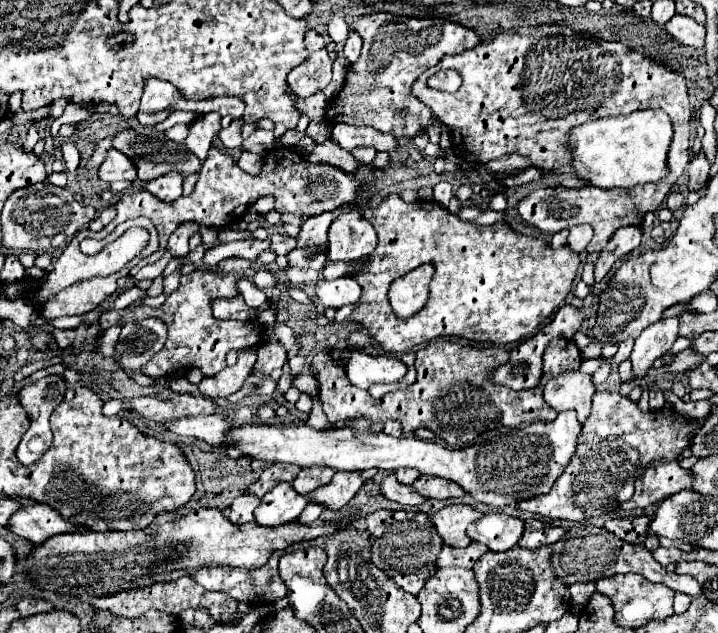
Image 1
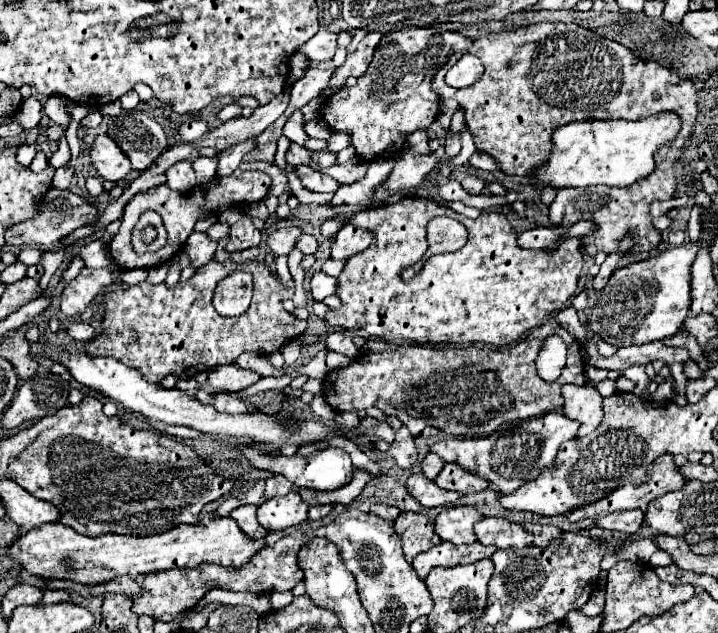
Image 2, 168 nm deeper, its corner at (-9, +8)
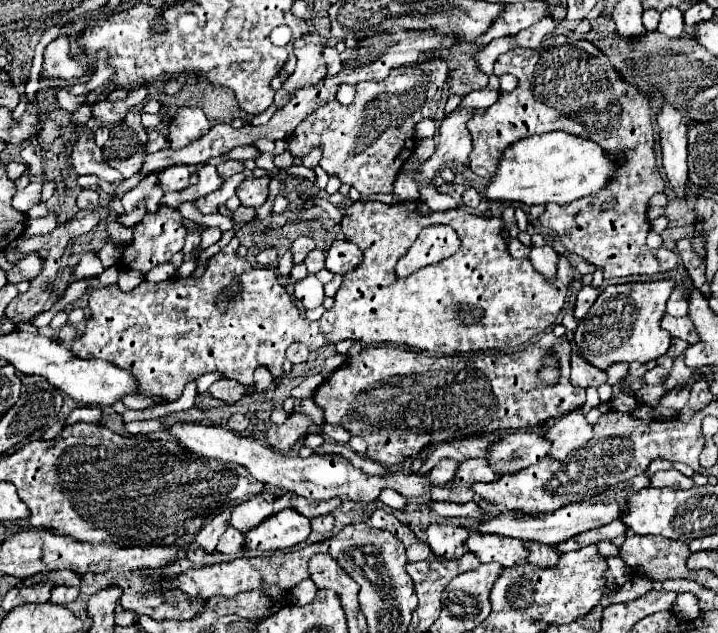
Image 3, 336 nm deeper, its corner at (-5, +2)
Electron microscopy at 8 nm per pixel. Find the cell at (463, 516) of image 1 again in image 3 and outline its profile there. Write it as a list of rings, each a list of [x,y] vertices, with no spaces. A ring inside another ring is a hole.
[[[431,523],[427,529],[427,543],[437,557],[445,559],[459,559],[467,553],[467,537],[469,531],[465,527],[455,527],[455,525],[439,525]]]

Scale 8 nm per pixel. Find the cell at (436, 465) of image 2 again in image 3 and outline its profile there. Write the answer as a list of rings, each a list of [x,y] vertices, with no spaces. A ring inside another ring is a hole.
[[[441,459],[429,473],[431,481],[435,481],[435,485],[445,485],[449,483],[453,477],[455,477],[455,471],[457,471],[459,463],[453,461],[453,459]]]

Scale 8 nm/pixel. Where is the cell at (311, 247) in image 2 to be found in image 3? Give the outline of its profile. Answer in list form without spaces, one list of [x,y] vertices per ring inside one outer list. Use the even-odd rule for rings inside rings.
[[[315,249],[307,255],[307,261],[305,261],[305,267],[309,273],[319,273],[323,267],[325,267],[325,253],[321,249]]]

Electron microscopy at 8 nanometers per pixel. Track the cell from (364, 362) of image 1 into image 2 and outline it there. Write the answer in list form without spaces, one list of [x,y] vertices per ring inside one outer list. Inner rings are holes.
[[[329,351],[327,353],[327,367],[329,369],[339,369],[339,367],[347,367],[353,363],[355,357],[347,357],[347,355],[341,355],[341,353],[335,353],[335,351]]]

